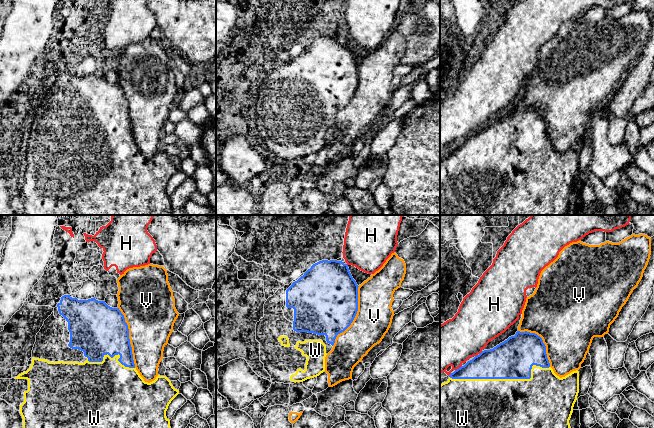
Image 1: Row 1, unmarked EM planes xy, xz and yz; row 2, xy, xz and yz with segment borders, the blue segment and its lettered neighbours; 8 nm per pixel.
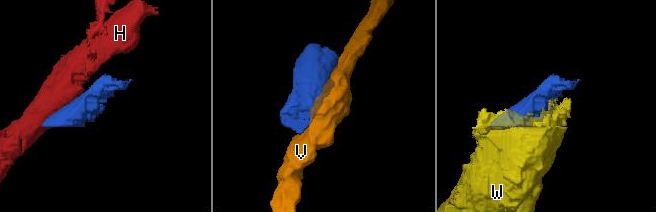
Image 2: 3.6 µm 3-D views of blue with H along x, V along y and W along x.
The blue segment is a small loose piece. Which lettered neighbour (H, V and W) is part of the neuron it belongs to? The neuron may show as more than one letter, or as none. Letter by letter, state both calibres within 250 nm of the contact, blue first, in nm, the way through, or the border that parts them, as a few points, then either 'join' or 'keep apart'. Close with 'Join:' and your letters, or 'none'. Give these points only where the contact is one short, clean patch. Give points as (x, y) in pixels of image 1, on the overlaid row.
H: 220 nm thick on the blue side, 360 nm on the other; border along yz (461, 365), (455, 370); keep apart
V: 500 nm thick on the blue side, 280 nm on the other; keep apart
W: 320 nm thick on the blue side, 400 nm on the other; join
Join: W

